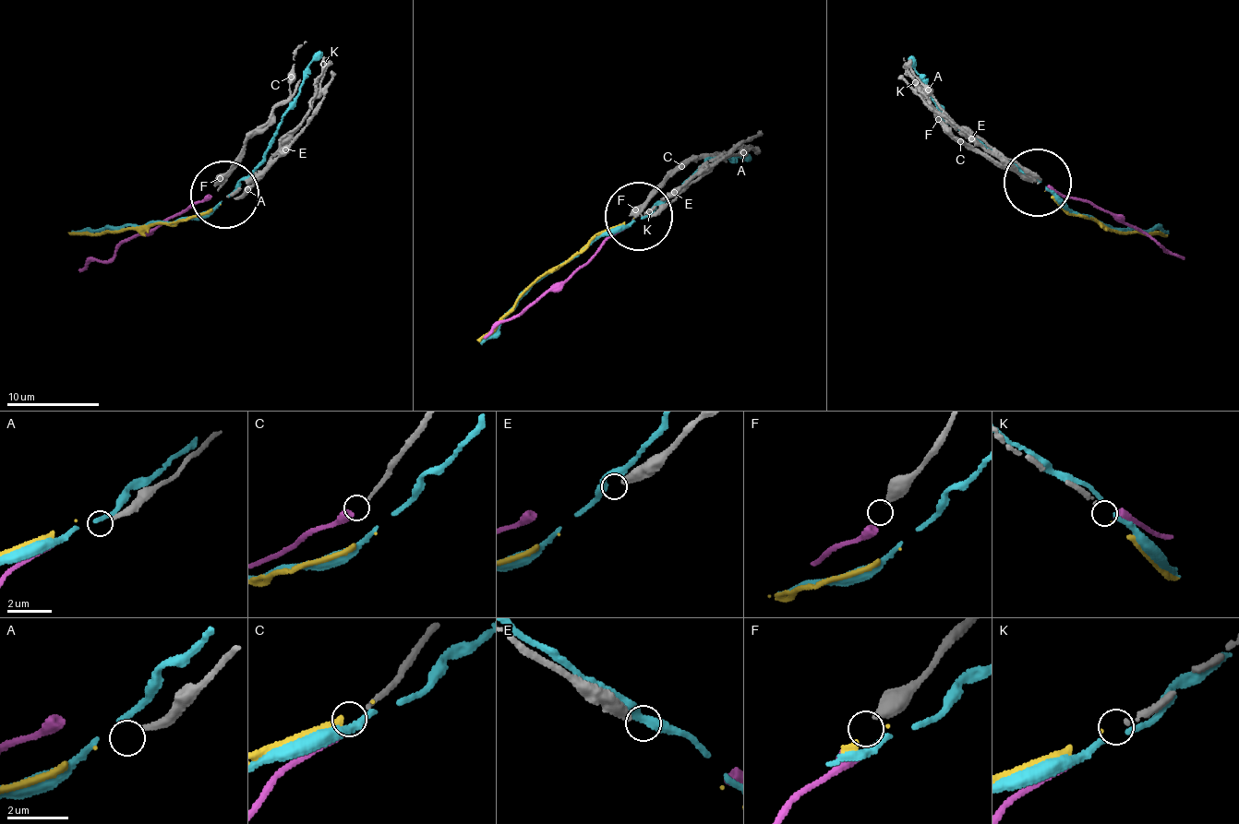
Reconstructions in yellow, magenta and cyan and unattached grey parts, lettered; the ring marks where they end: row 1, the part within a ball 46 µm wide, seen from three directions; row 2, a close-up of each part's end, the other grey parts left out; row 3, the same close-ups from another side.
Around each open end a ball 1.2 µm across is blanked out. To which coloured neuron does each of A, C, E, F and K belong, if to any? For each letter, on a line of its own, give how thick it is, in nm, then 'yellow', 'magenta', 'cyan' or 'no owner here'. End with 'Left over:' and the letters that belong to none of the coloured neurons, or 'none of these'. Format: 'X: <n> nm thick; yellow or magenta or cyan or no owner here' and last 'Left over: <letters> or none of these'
A: 220 nm thick; no owner here
C: 130 nm thick; magenta
E: 400 nm thick; no owner here
F: 400 nm thick; no owner here
K: 150 nm thick; yellow
Left over: A, E, F

